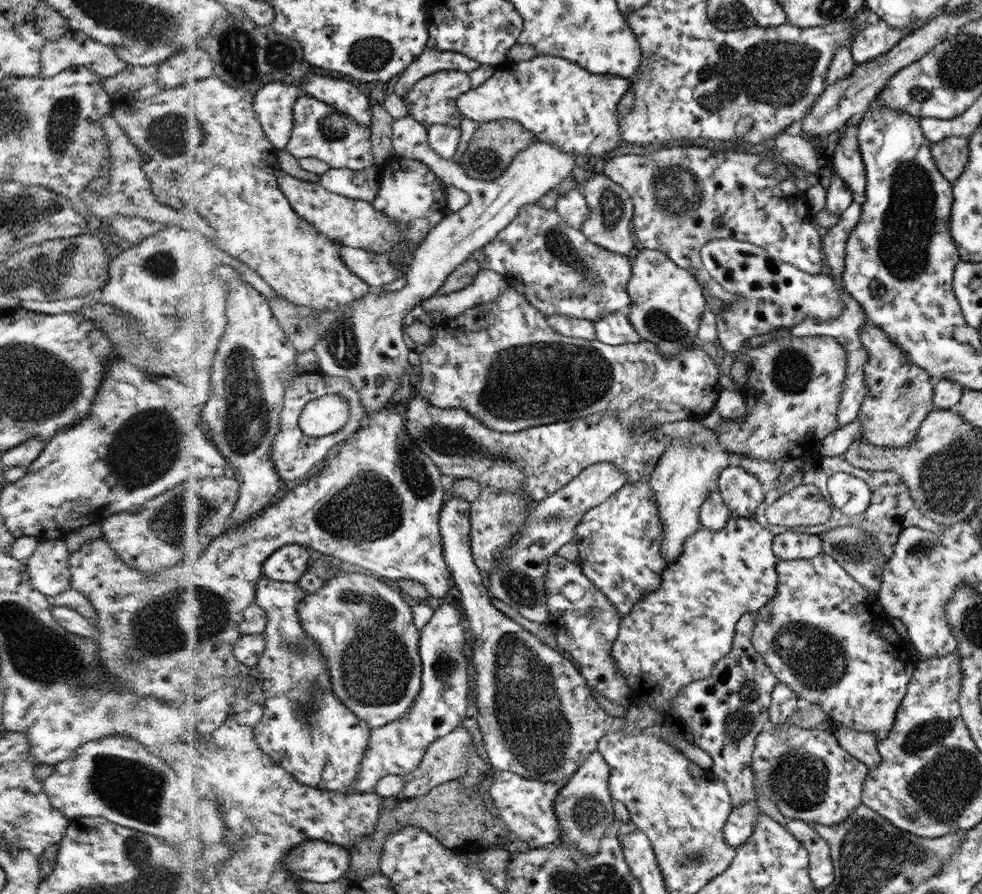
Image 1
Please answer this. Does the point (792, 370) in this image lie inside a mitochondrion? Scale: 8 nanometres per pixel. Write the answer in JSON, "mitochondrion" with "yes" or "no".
{"mitochondrion":"yes"}

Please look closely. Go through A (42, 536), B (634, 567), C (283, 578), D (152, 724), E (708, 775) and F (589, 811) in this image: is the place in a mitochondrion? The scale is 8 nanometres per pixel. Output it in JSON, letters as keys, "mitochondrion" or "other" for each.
{"A":"other","B":"other","C":"other","D":"other","E":"other","F":"mitochondrion"}

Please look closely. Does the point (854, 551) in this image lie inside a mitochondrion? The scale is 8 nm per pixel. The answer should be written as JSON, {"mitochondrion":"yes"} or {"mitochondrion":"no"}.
{"mitochondrion":"yes"}

